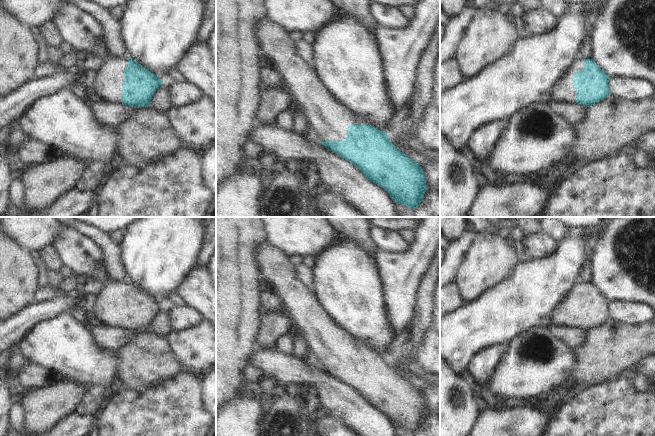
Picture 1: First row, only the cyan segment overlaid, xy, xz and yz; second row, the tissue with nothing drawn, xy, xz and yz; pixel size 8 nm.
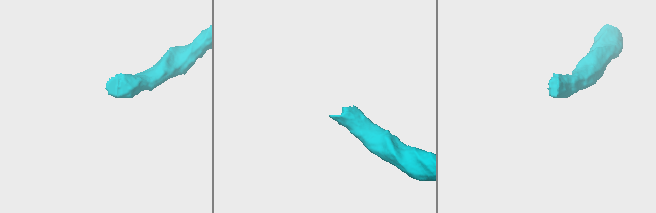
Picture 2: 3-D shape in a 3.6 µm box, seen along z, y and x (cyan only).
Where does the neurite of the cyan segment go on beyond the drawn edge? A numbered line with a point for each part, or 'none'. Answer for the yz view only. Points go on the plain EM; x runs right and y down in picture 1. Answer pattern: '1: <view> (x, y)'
1: yz (563, 315)

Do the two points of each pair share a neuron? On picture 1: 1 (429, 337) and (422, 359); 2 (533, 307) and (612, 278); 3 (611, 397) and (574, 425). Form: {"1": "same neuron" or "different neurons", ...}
{"1": "same neuron", "2": "different neurons", "3": "same neuron"}

